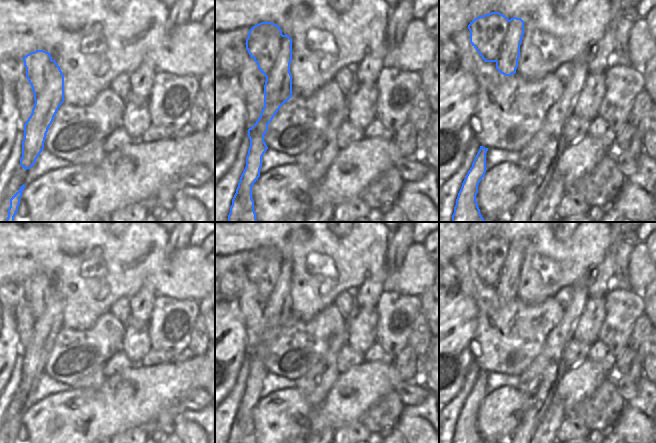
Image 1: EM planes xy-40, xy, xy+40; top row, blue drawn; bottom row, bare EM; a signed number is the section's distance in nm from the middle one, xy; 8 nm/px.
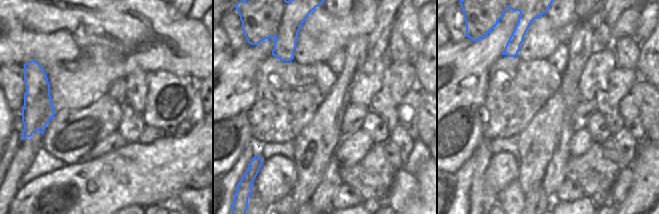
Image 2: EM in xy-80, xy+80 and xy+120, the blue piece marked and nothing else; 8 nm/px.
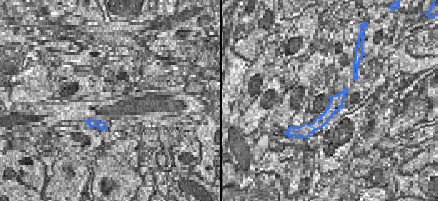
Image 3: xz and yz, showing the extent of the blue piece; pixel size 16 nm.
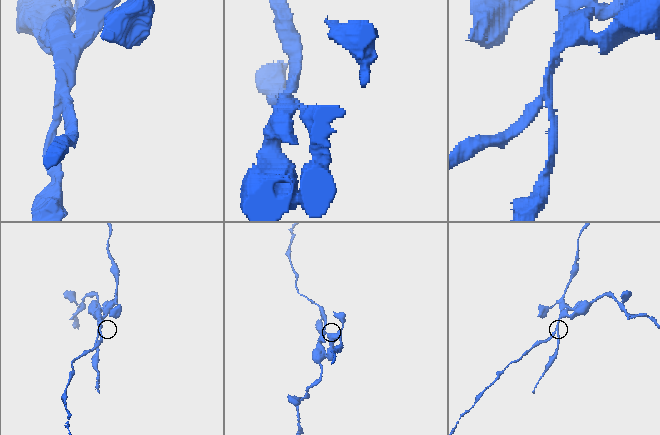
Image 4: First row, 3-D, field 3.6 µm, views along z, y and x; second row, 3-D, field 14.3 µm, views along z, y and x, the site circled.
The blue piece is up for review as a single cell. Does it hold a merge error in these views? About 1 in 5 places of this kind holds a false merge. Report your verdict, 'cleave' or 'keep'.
cleave

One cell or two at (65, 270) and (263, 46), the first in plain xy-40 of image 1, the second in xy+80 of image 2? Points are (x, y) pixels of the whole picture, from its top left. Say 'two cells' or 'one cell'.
two cells

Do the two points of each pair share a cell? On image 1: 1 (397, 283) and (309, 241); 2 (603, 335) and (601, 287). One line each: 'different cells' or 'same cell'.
1: same cell
2: different cells

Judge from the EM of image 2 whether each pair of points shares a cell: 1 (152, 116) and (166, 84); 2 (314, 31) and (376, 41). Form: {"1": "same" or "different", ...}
{"1": "same", "2": "different"}

